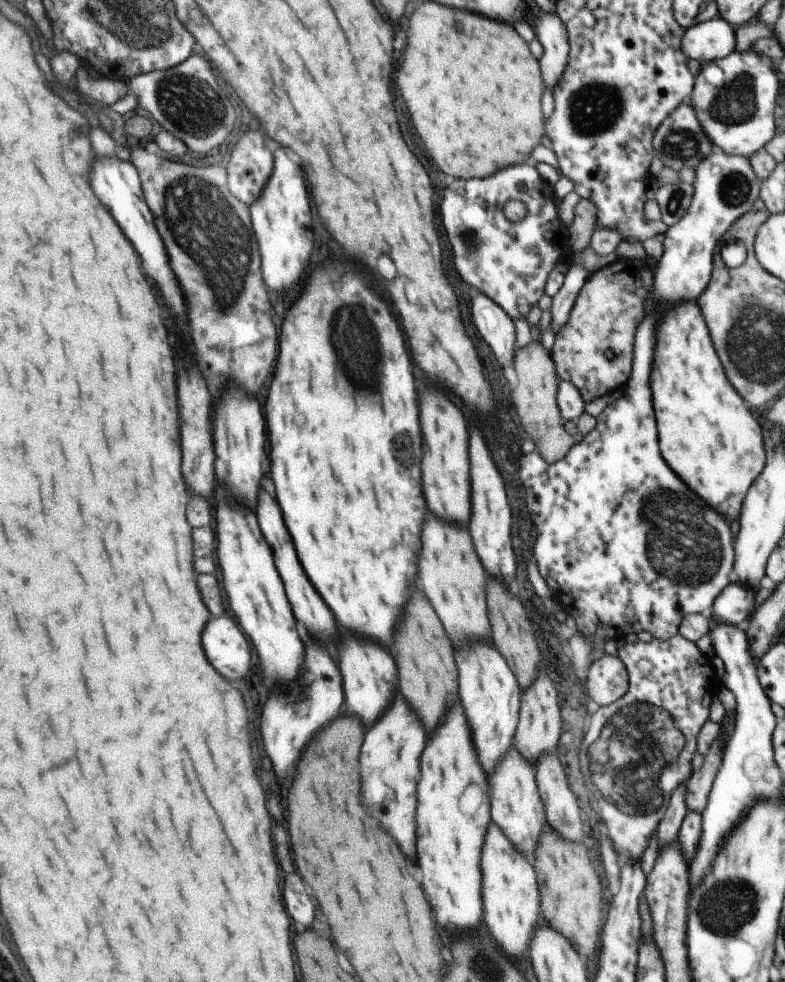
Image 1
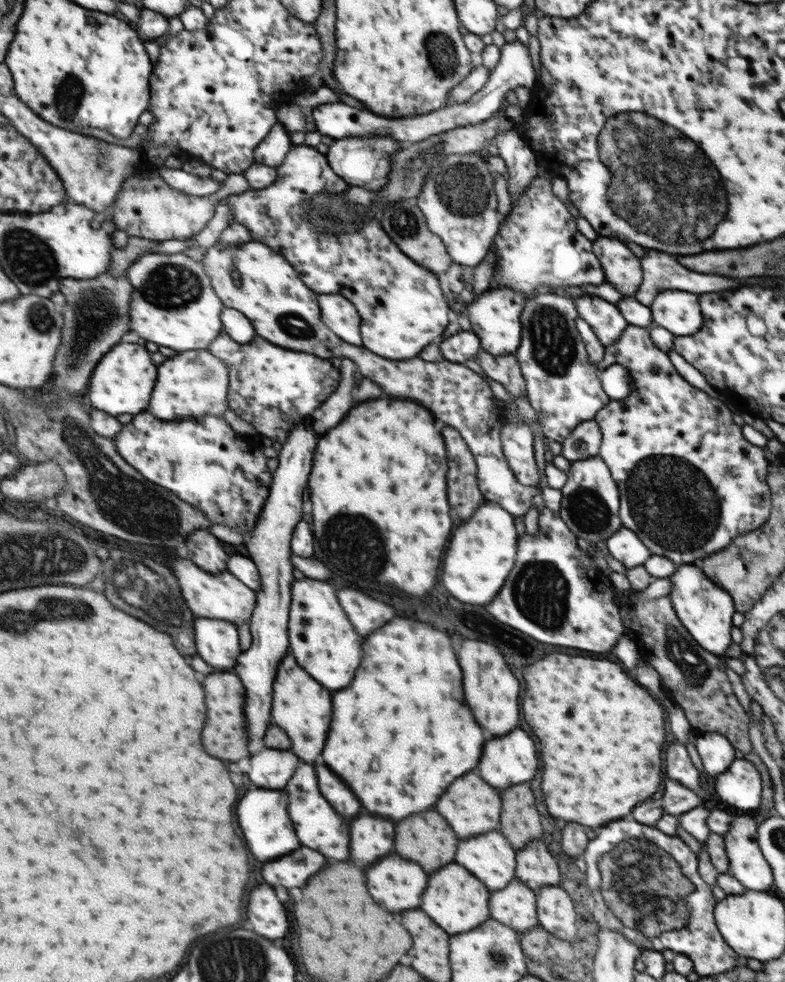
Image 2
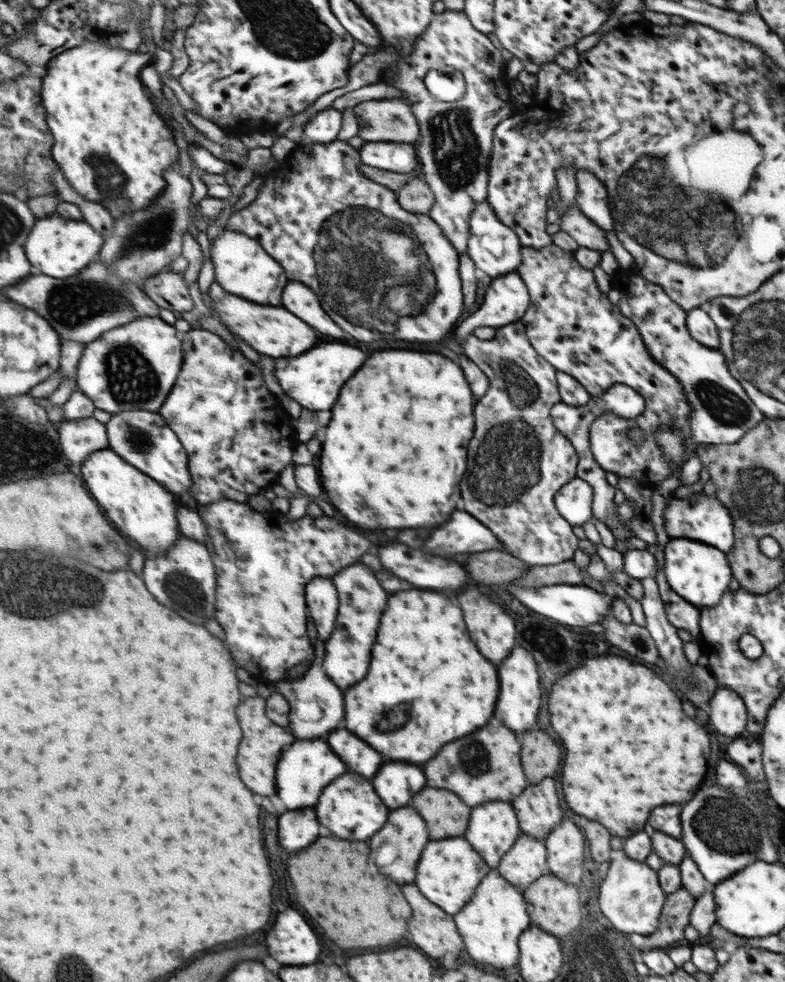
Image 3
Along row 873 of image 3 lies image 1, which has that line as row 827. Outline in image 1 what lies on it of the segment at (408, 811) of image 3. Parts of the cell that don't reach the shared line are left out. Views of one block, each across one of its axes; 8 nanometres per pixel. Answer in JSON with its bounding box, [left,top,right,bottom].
[361,698,425,858]

